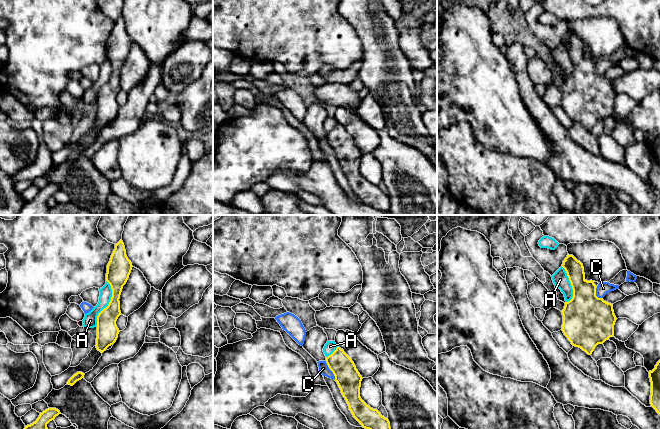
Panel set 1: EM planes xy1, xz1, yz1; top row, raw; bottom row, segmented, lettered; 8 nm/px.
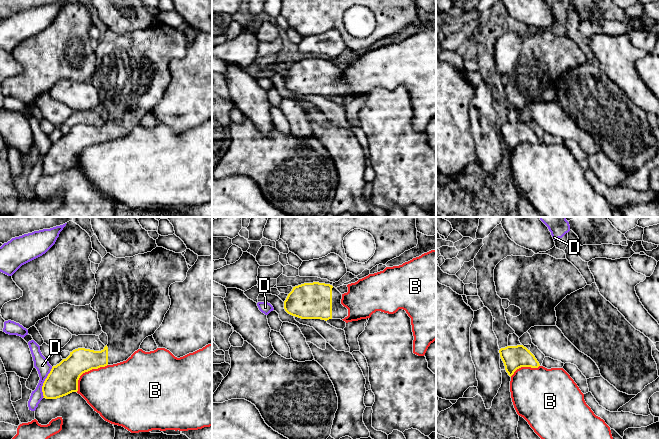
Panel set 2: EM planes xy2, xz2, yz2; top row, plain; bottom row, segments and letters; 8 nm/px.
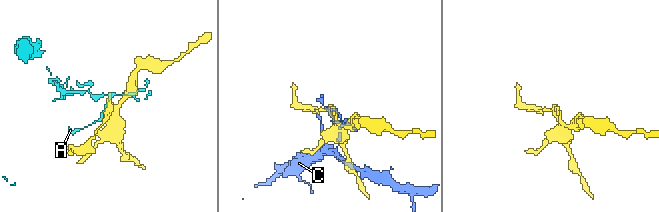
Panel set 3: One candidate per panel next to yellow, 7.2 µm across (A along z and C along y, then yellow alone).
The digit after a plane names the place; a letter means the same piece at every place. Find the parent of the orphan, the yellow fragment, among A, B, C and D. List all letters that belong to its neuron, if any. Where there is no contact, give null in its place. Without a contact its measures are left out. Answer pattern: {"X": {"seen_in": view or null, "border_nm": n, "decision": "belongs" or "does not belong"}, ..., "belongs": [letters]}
{"A": {"seen_in": "xy1", "border_nm": 380, "decision": "does not belong"}, "B": {"seen_in": "xy2", "border_nm": 340, "decision": "does not belong"}, "C": {"seen_in": "xz1", "border_nm": 170, "decision": "does not belong"}, "D": {"seen_in": "xy2", "border_nm": 260, "decision": "does not belong"}, "belongs": []}

